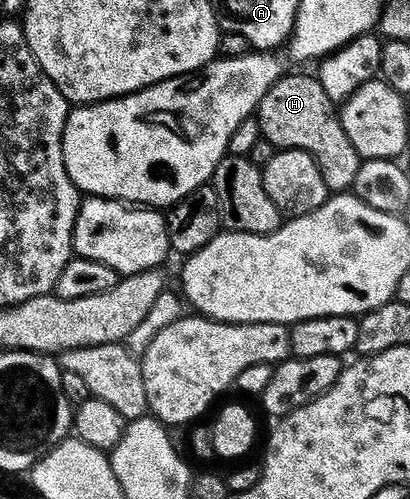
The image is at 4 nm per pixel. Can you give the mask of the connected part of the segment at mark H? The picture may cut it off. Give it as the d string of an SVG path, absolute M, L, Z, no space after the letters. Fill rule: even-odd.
M292 72L282 75L270 90L262 98L262 102L256 107L254 121L260 127L260 132L264 135L264 140L268 144L273 144L273 149L279 150L289 148L290 150L306 150L314 162L318 162L318 170L322 170L322 178L326 178L326 186L329 193L344 194L351 189L354 178L358 175L358 166L362 157L358 150L354 150L354 142L346 138L346 130L342 130L338 104L332 101L326 91L322 88L322 82L316 74L307 76L304 72Z

